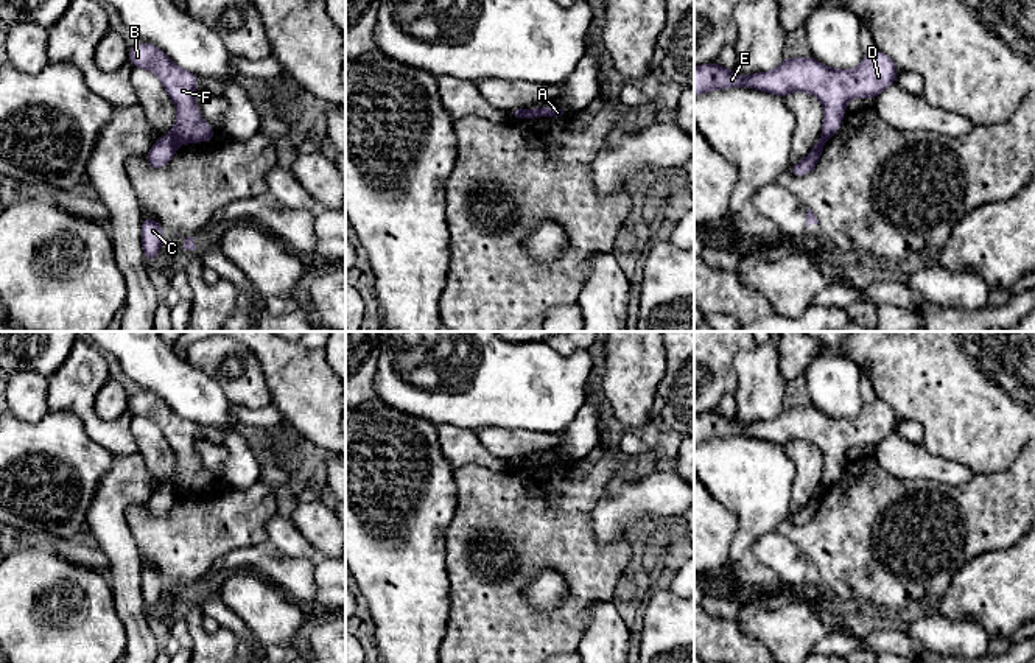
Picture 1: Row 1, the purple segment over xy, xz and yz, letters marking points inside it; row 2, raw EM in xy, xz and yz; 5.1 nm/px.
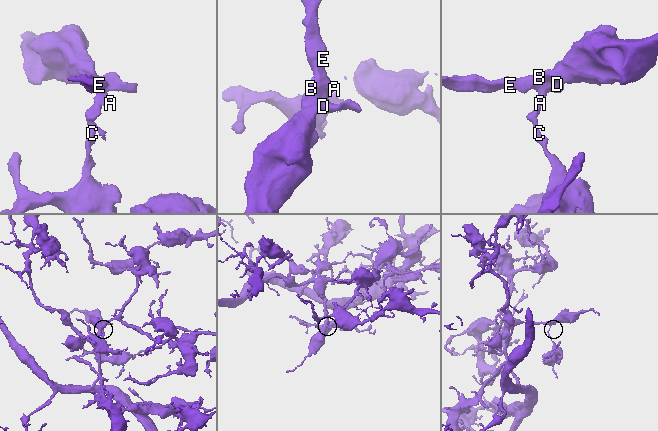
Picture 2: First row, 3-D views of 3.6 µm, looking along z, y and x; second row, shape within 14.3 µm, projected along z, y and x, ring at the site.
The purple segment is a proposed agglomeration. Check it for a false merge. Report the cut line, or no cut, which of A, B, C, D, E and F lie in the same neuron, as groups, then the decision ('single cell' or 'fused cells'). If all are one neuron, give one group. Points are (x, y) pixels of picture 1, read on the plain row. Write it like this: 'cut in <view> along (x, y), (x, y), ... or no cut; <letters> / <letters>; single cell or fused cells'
cut in xy along (170, 483), (178, 492); A B D E F / C; fused cells

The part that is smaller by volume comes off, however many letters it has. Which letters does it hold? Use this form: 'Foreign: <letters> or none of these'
Foreign: C

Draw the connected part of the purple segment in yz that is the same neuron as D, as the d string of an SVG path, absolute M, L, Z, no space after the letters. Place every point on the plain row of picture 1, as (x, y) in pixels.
M875 398L864 403L854 419L830 417L812 405L788 405L772 420L756 420L739 425L733 417L727 419L716 411L694 416L694 445L716 437L744 434L755 439L786 447L792 440L805 439L817 445L823 454L823 490L828 490L842 475L845 454L851 447L876 447L884 437L895 433L898 419L884 400Z

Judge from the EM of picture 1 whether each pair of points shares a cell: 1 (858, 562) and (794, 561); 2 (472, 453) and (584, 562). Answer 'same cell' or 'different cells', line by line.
1: different cells
2: different cells

